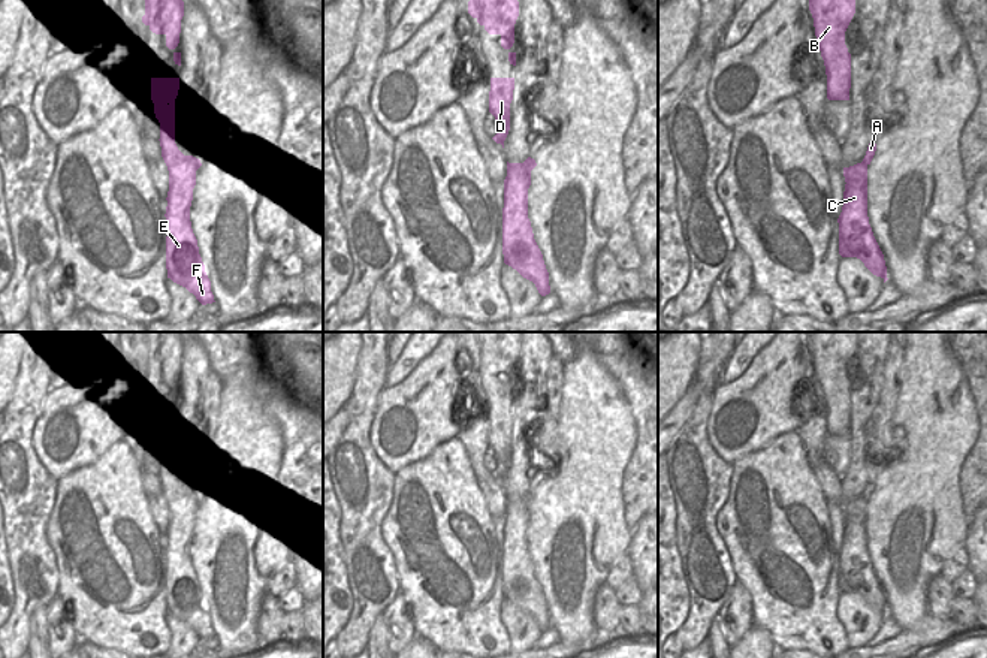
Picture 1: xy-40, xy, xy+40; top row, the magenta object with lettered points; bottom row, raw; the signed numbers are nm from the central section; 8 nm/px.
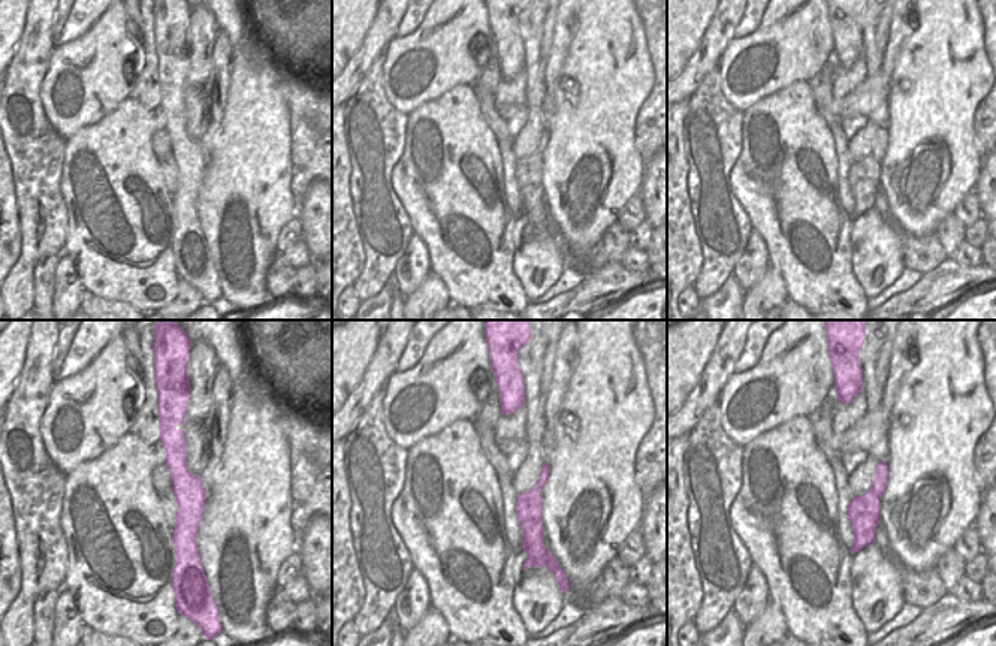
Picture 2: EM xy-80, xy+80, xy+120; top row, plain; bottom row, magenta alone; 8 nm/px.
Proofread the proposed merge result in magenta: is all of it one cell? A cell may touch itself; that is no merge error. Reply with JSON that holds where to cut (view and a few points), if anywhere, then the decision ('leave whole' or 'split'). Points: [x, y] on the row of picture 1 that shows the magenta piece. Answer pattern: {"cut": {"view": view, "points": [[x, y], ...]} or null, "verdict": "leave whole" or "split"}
{"cut": {"view": "xy+40", "points": [[866, 174], [857, 178], [845, 178]]}, "verdict": "split"}

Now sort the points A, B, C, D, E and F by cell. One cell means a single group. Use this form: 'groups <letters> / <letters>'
groups A / B C D E F

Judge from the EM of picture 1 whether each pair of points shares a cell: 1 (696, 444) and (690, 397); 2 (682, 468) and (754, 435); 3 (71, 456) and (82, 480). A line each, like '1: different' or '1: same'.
1: different
2: different
3: different

